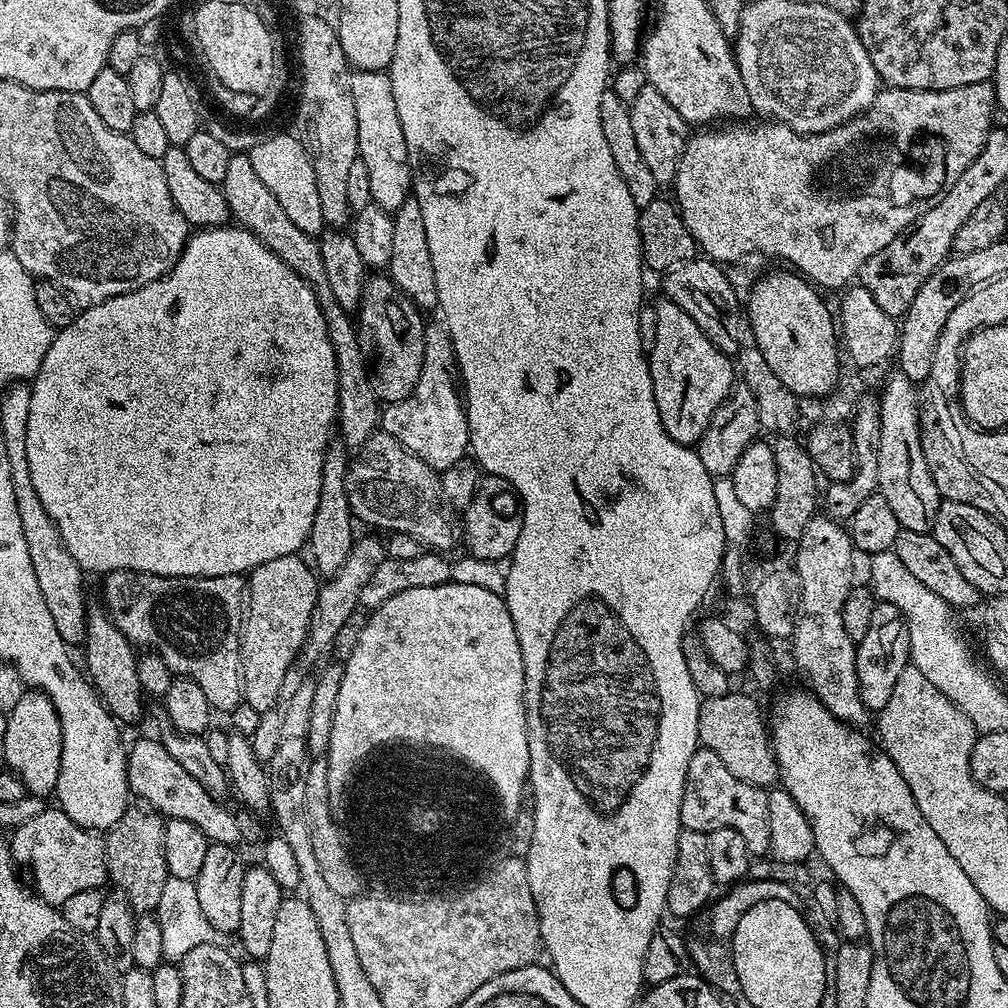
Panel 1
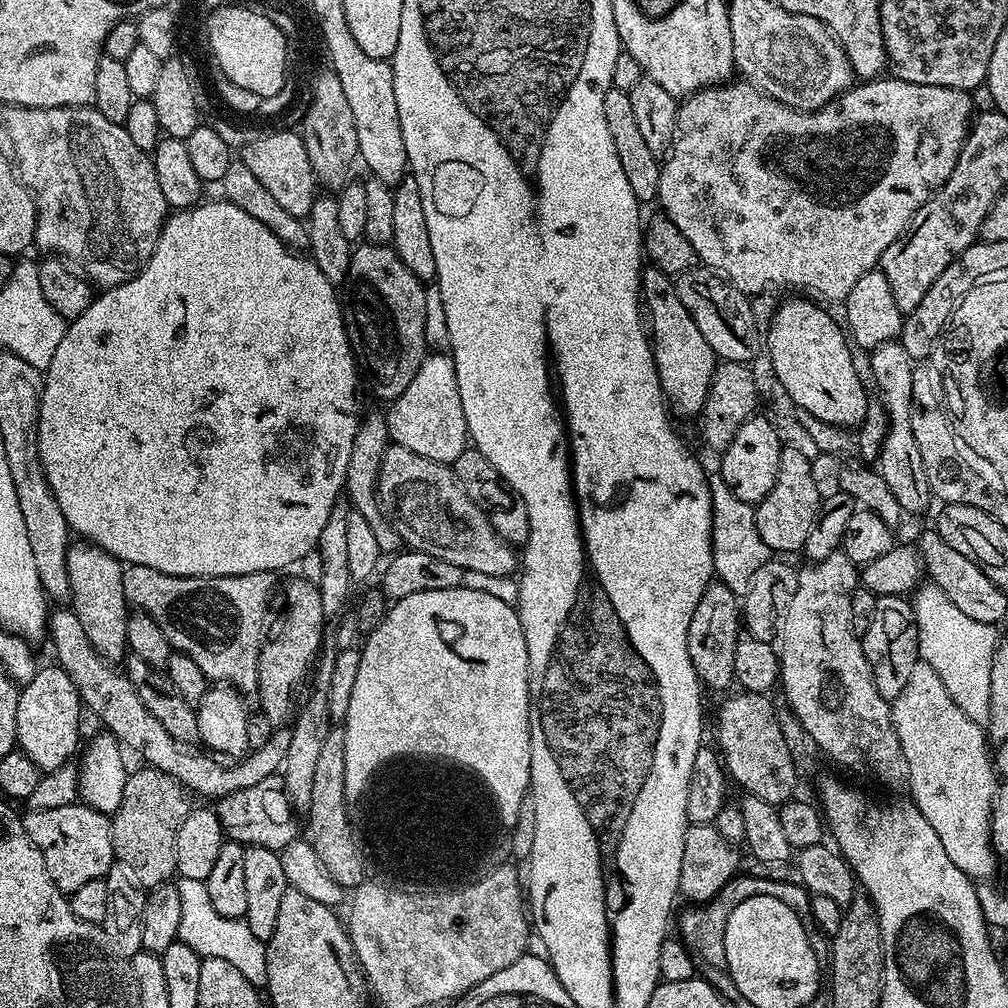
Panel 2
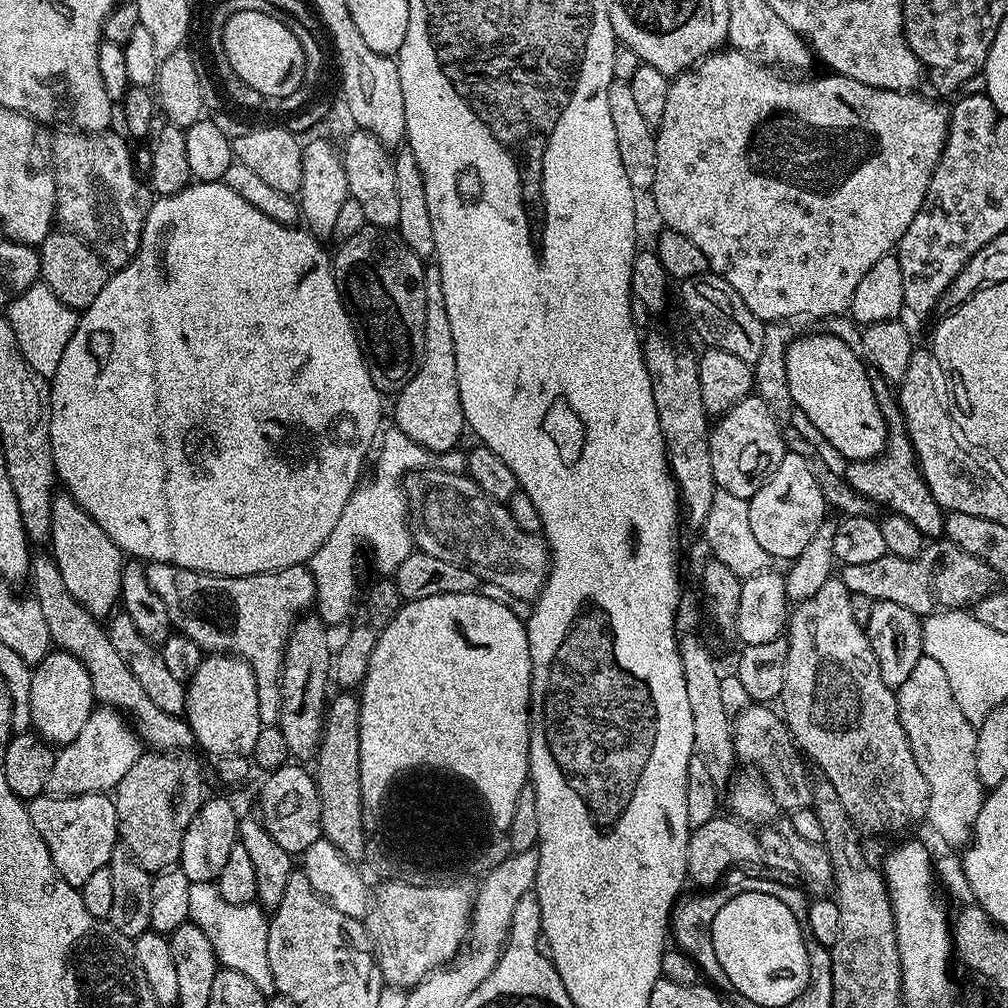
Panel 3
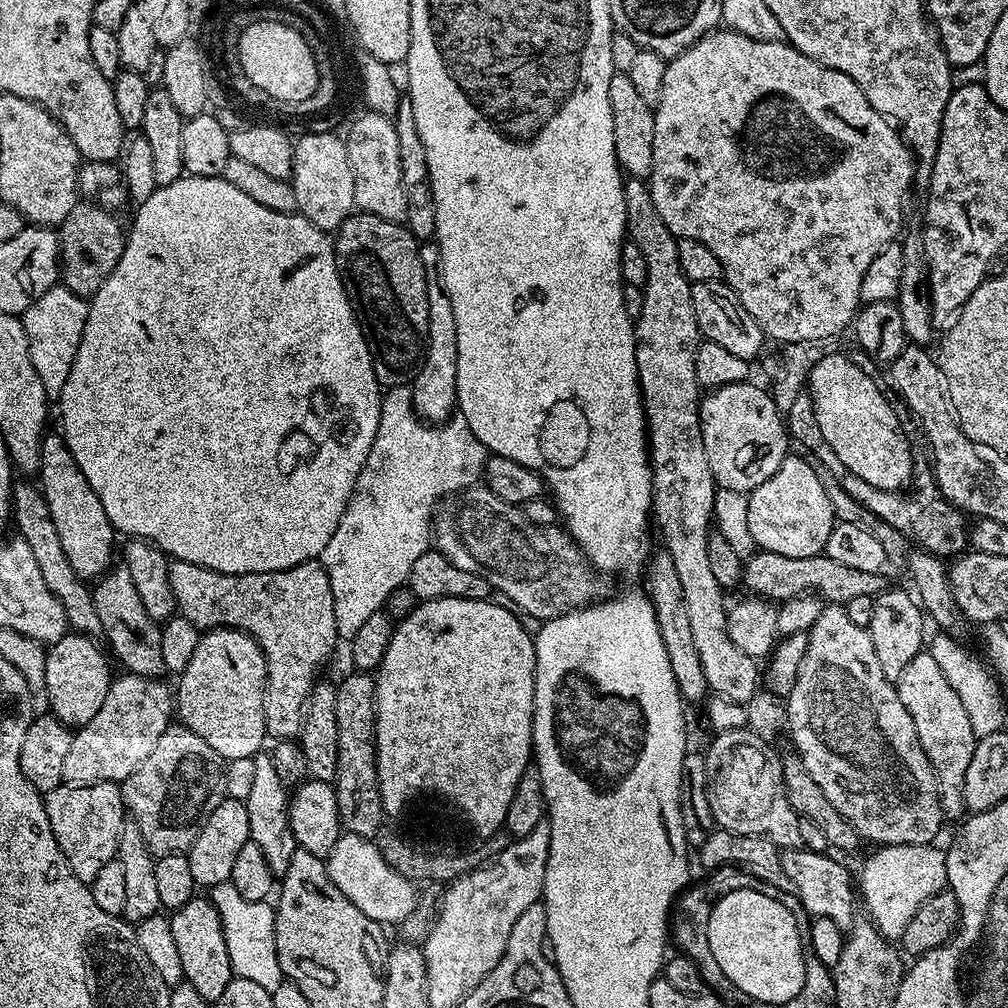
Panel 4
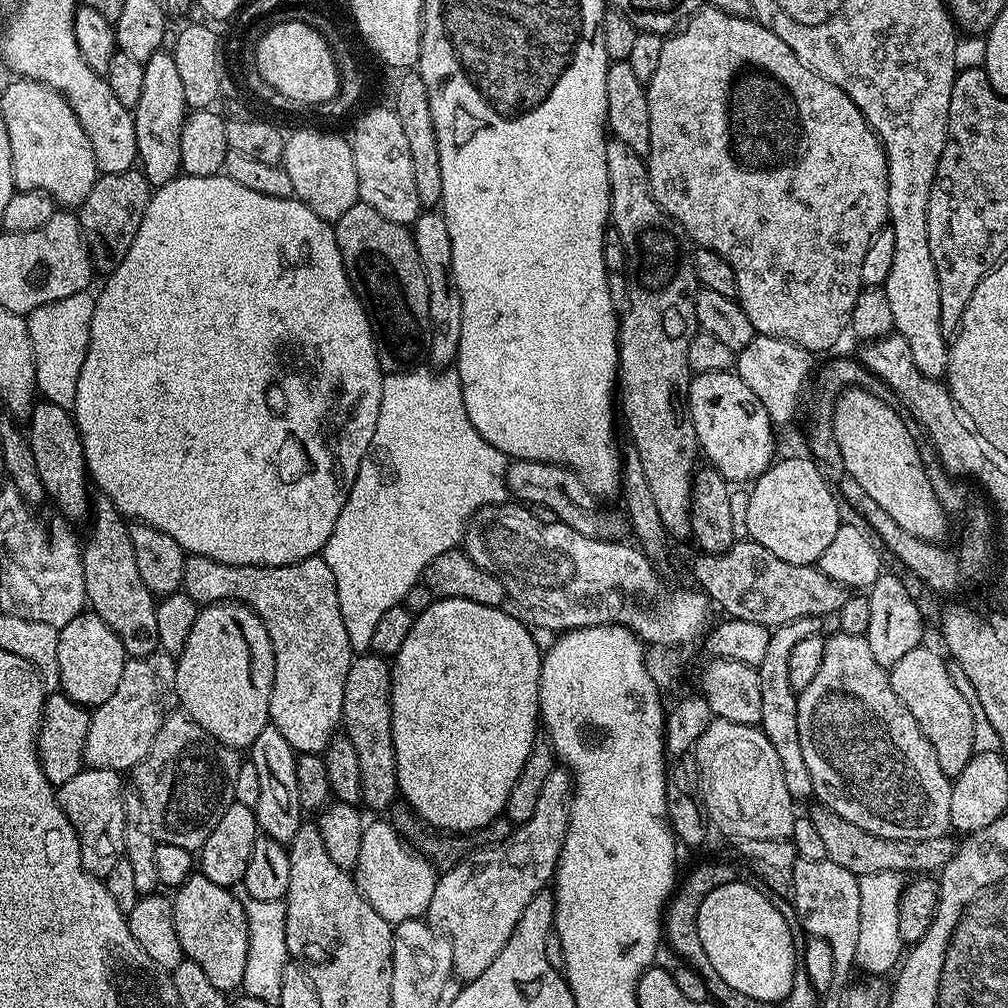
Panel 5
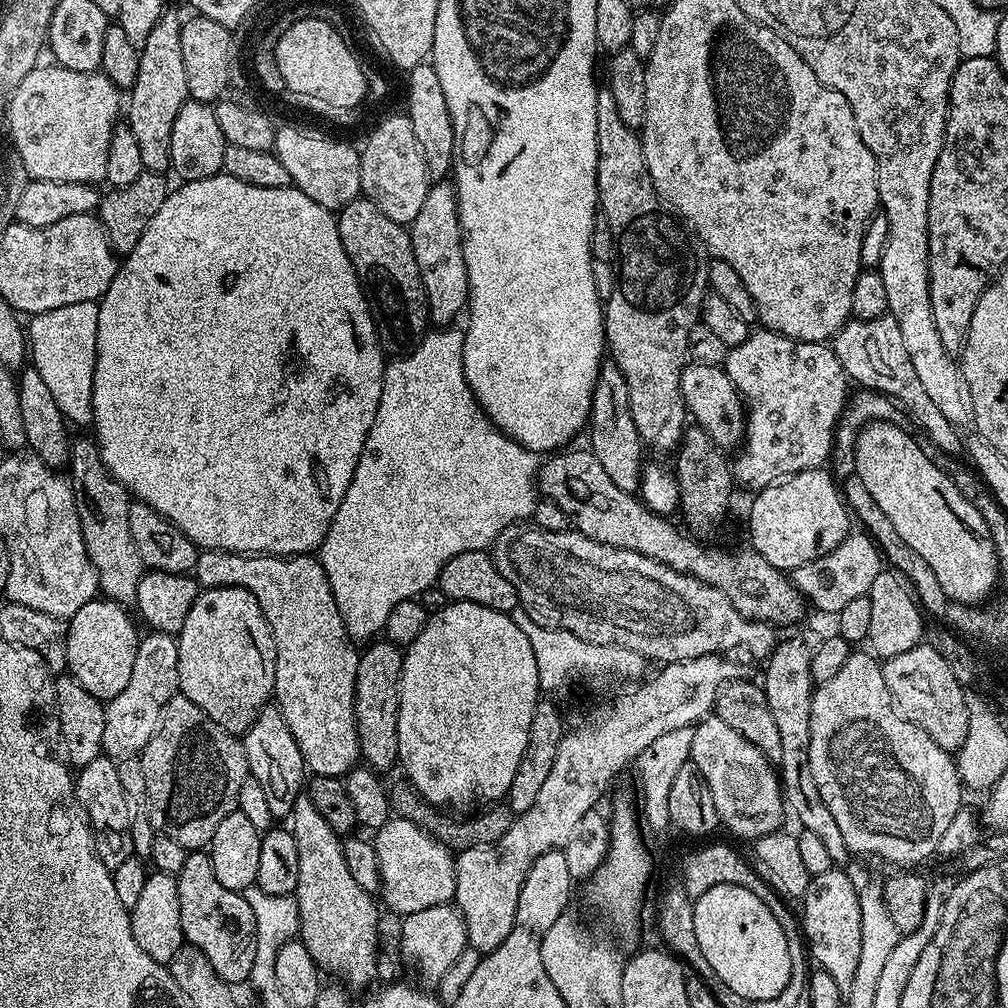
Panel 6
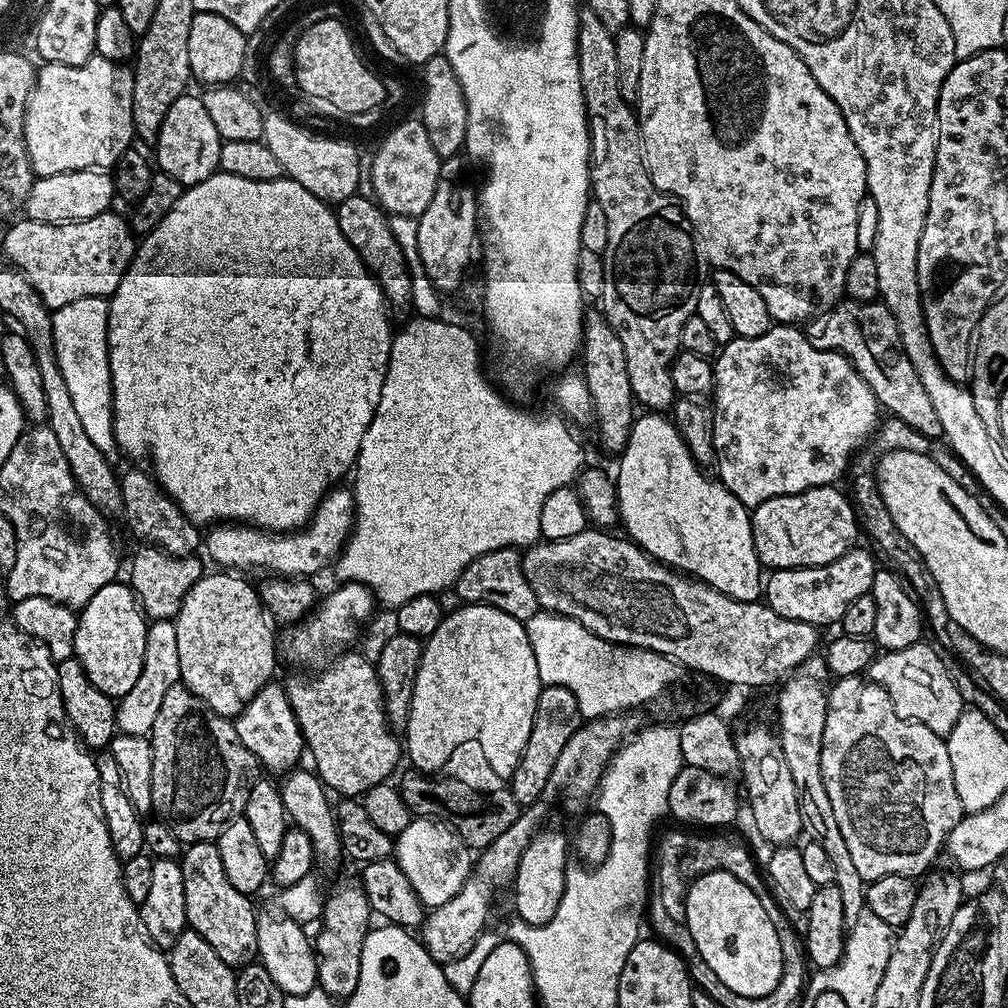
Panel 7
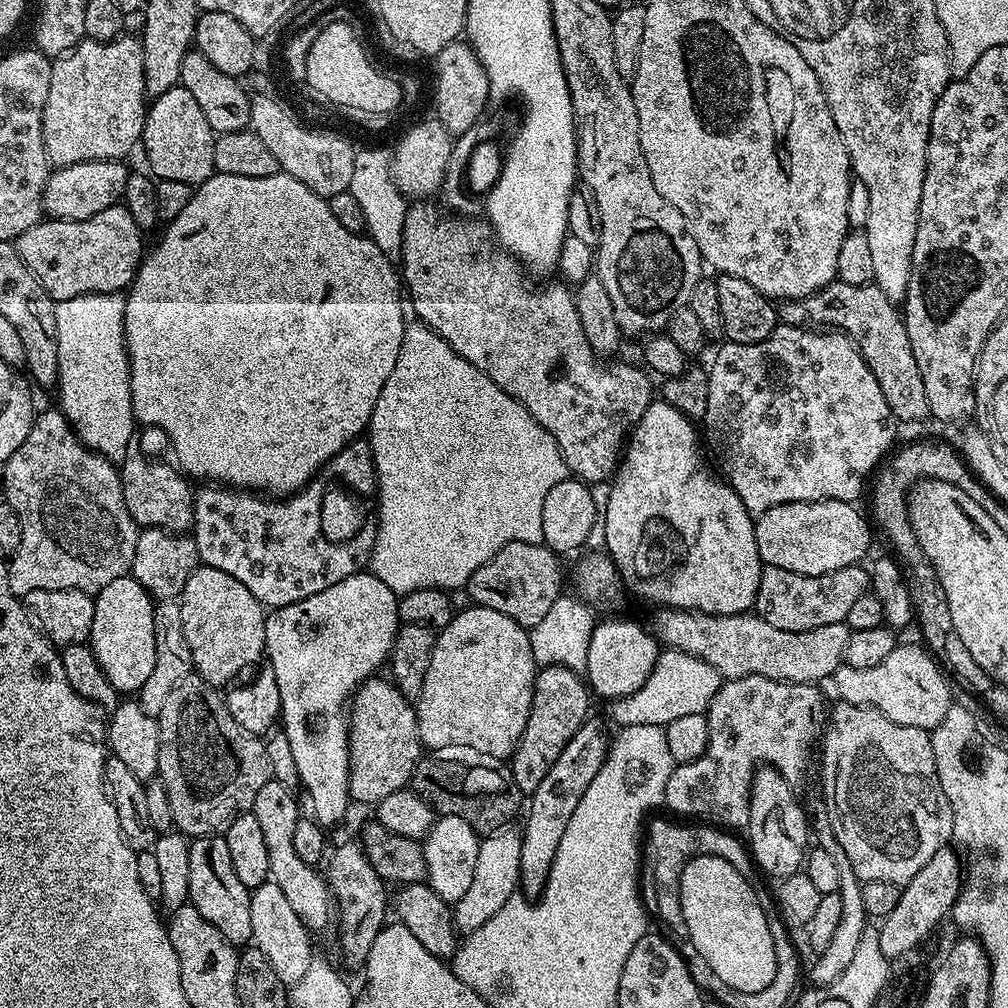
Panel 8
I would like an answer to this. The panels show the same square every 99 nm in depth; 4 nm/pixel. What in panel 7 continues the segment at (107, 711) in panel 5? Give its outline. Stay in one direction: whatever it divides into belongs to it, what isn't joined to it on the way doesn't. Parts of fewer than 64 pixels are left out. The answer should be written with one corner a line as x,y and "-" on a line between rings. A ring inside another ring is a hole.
155,620
148,625
146,638
146,655
143,658
142,673
130,694
119,697
116,704
116,727
120,732
145,736
151,733
154,719
158,716
158,709
165,697
166,690
172,684
180,681
180,667
178,666
178,644
175,623
171,620

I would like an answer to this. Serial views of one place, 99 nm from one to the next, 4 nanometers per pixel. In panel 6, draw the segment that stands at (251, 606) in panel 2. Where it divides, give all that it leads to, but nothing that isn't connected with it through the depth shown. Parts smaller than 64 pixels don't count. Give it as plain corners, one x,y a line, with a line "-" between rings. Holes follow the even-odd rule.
205,548
198,554
194,569
197,584
205,588
245,588
258,598
262,614
276,643
275,707
280,709
298,750
302,750
304,767
312,776
343,778
357,767
361,759
360,742
356,733
356,675
360,652
348,637
342,614
334,602
330,582
315,555
254,556
242,552
223,552

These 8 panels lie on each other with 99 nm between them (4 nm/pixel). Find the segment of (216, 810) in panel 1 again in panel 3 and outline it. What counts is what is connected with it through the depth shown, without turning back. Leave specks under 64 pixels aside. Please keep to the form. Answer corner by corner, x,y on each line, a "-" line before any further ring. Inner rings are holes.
286,762
281,768
276,768
273,772
267,773
264,785
260,788
260,812
259,819
264,821
266,830
282,850
293,854
302,854
306,846
314,846
322,838
322,810
320,809
320,799
316,789
316,781
313,773
308,772
307,767
301,766
296,762

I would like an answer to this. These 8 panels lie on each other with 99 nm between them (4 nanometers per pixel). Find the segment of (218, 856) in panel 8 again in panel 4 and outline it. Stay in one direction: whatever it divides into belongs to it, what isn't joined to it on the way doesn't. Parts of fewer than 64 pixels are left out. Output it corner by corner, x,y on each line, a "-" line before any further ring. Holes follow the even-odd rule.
197,894
186,906
175,909
170,916
170,931
174,933
174,942
178,949
178,959
182,962
184,980
202,998
209,1002
222,998
226,986
234,978
234,963
227,948
226,934
222,928
222,918
211,899

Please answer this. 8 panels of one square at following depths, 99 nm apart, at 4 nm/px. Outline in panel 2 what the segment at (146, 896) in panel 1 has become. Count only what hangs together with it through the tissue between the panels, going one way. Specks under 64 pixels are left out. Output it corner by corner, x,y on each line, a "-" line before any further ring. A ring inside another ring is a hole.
140,766
124,781
116,813
111,813
112,855
115,863
131,876
141,889
151,890
176,876
174,842
178,826
190,811
185,789
170,774

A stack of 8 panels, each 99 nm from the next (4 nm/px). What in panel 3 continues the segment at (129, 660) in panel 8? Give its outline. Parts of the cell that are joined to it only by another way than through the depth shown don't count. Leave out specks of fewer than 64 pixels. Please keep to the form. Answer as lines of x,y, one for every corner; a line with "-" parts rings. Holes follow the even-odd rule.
59,650
49,651
42,662
32,668
30,682
31,727
53,746
63,746
78,738
82,726
94,711
94,697
90,686
90,674
86,666
74,654

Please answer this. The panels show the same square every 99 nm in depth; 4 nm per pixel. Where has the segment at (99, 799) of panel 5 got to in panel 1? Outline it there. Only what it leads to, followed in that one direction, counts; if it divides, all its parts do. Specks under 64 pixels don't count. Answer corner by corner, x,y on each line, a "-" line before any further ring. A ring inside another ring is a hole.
48,806
42,814
22,822
22,826
11,833
12,859
32,871
31,887
48,904
59,906
81,890
105,887
108,867
104,857
104,836
95,836
92,831
91,827
78,826
58,806

